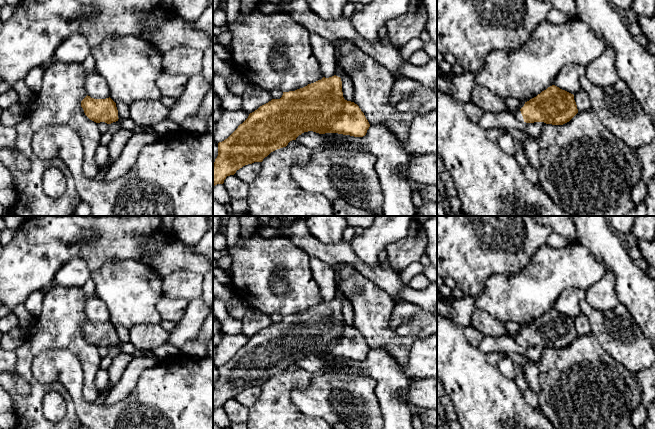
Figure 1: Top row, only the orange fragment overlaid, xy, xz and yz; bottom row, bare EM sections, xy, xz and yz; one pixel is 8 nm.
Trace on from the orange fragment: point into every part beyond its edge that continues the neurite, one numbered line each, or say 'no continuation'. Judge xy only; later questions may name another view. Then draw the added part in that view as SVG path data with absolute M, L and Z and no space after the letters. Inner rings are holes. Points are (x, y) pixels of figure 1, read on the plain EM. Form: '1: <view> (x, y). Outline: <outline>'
1: xy (128, 348). Outline: M130 341L127 343L118 343L118 345L120 346L122 353L127 353L130 355L136 354L136 348L132 345Z

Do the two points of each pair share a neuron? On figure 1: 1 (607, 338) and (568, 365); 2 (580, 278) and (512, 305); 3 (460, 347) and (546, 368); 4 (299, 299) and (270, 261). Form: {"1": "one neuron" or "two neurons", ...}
{"1": "two neurons", "2": "one neuron", "3": "two neurons", "4": "one neuron"}

